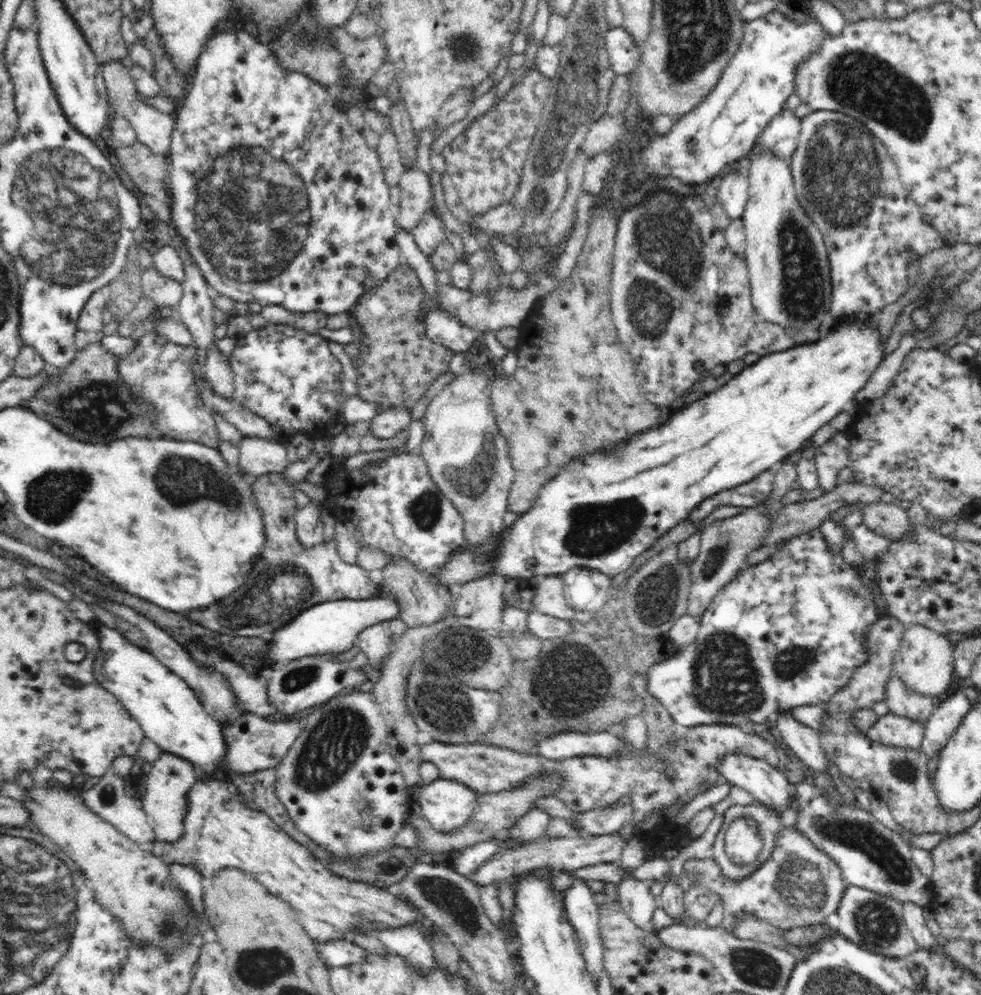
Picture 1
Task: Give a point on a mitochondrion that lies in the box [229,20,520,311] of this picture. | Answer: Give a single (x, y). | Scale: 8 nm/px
(465, 48)

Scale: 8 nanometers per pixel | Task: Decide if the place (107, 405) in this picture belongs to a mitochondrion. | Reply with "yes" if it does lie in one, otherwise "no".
yes

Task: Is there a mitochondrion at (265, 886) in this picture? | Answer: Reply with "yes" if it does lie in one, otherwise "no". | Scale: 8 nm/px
no

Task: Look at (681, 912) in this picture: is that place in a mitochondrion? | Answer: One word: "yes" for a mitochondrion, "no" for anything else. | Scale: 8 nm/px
no

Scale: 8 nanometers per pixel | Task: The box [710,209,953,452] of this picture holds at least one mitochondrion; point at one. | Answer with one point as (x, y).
(721, 300)

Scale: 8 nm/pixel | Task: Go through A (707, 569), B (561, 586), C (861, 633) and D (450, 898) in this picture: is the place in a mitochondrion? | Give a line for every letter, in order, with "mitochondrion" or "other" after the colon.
A: mitochondrion
B: other
C: other
D: mitochondrion

